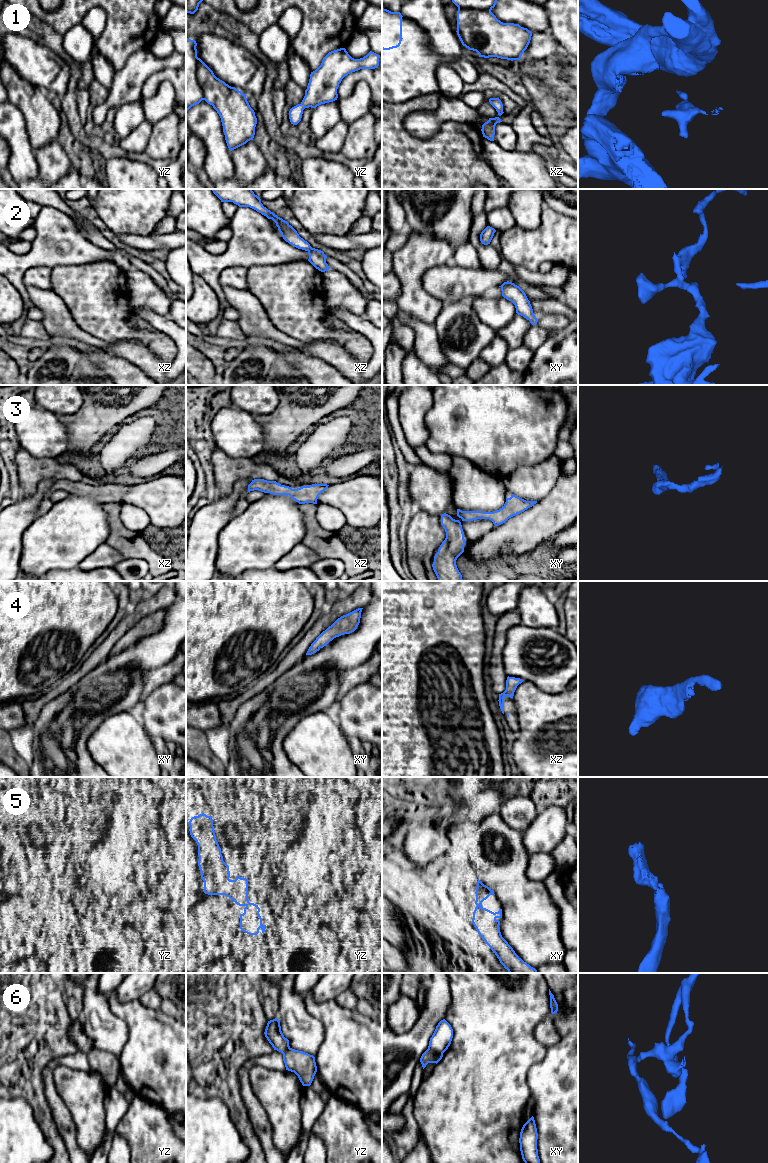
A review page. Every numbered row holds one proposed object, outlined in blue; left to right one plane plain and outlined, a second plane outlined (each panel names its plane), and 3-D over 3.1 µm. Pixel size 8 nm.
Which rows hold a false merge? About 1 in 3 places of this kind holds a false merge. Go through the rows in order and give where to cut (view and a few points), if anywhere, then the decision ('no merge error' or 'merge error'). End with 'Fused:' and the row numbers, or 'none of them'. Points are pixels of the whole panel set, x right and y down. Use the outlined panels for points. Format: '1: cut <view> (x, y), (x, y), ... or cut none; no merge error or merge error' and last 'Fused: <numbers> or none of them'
1: cut none; no merge error
2: cut xz (311, 247), (308, 251); merge error
3: cut none; no merge error
4: cut none; no merge error
5: cut none; no merge error
6: cut xy (427, 1049), (442, 1054); merge error
Fused: 2, 6

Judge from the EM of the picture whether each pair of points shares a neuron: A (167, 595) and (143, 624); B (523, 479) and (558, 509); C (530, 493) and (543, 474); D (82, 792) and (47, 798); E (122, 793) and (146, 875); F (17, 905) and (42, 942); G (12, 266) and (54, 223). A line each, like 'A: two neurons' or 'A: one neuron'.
A: one neuron
B: two neurons
C: one neuron
D: two neurons
E: one neuron
F: two neurons
G: one neuron

